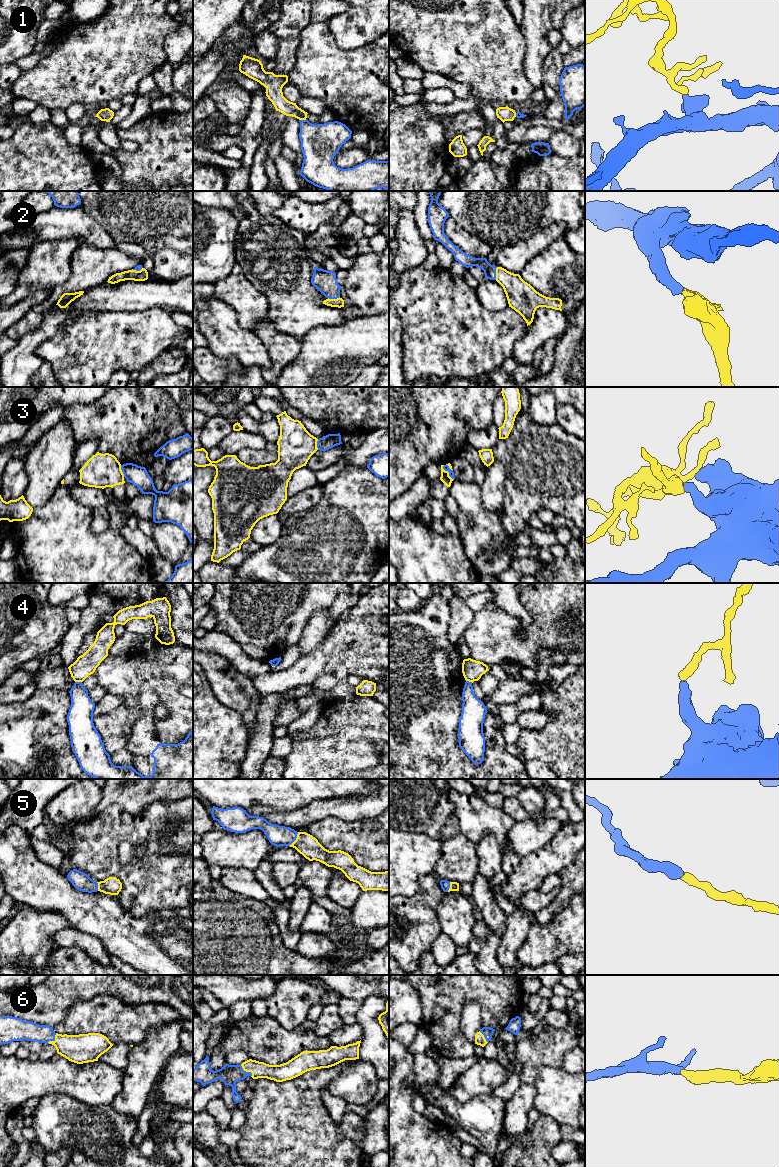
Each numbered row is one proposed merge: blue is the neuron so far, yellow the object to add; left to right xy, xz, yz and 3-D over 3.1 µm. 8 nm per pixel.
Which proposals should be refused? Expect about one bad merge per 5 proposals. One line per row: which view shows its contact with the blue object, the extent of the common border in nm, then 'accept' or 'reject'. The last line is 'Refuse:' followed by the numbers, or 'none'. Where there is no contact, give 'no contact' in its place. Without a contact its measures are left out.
1: contact in xz; length 60 nm; accept
2: contact in yz; length 110 nm; accept
3: contact in yz; length 150 nm; reject
4: contact in xy; length 60 nm; reject
5: contact in xz; length 140 nm; accept
6: contact in xz; length 130 nm; accept
Refuse: 3, 4

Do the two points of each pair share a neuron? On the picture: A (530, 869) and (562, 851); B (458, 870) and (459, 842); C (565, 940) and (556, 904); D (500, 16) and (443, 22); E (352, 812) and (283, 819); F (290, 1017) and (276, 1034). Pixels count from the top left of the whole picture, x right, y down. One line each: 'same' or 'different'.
A: same
B: same
C: different
D: same
E: same
F: different

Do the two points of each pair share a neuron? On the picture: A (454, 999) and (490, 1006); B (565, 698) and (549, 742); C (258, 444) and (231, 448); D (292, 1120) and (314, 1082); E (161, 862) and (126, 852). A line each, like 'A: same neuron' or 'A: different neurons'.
A: same neuron
B: same neuron
C: same neuron
D: same neuron
E: different neurons

